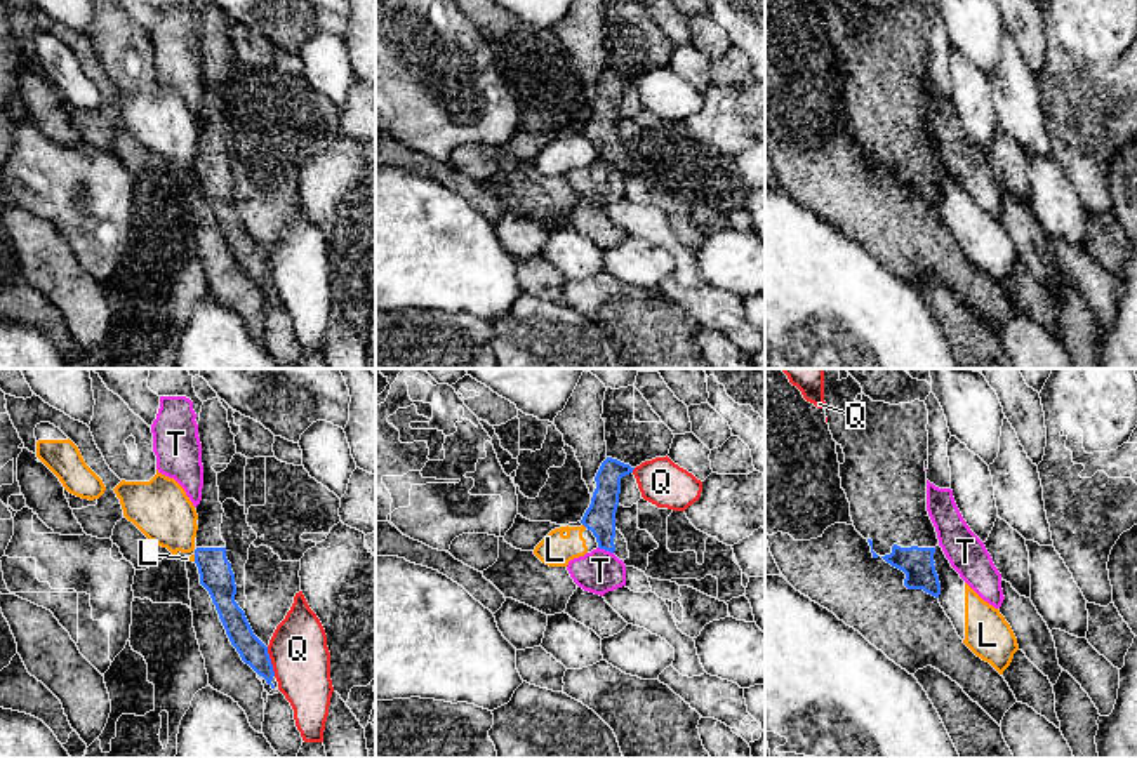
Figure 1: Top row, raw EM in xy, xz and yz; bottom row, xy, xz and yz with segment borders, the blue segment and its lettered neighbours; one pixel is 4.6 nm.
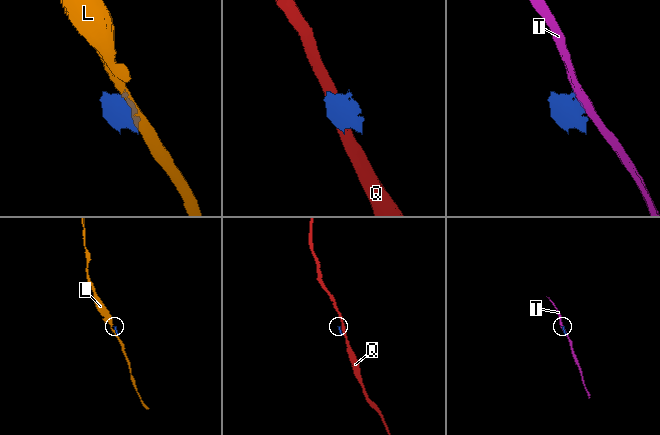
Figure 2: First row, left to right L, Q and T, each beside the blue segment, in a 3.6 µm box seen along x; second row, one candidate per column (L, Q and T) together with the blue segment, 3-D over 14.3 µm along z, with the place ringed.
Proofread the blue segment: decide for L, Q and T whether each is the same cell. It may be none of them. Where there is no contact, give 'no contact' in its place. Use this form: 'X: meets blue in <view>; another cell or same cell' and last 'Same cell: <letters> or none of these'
L: meets blue in xz; another cell
Q: meets blue in xy; another cell
T: meets blue in xz; another cell
Same cell: none of these

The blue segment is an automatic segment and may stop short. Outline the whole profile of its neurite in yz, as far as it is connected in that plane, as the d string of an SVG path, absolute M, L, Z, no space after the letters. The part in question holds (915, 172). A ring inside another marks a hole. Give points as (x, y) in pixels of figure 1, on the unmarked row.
M824 0L824 12L833 50L845 64L840 89L855 141L869 153L873 169L881 167L906 184L908 200L923 200L939 209L941 193L934 176L939 150L927 122L928 21L925 12L890 16L873 12L862 0Z

